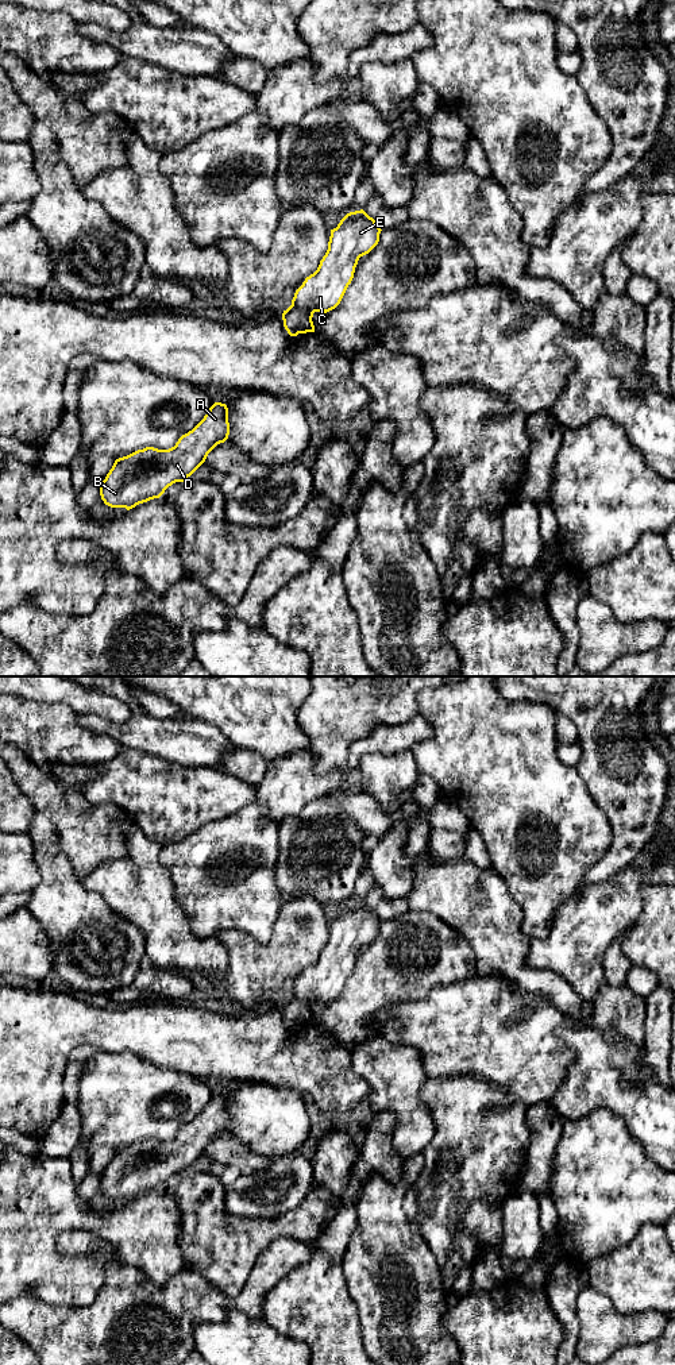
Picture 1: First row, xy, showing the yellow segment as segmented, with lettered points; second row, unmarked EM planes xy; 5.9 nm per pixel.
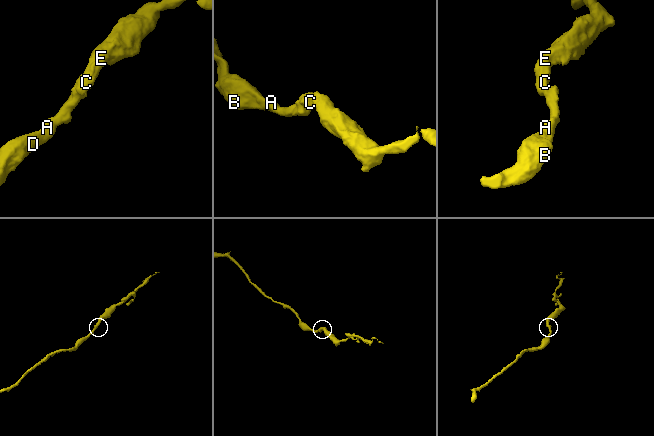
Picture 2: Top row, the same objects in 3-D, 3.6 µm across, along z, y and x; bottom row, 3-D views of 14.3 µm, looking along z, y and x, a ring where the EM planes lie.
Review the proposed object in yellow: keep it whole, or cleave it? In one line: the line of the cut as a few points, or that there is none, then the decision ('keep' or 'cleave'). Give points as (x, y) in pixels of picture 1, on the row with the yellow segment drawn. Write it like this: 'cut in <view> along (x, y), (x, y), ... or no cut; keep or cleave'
no cut; keep

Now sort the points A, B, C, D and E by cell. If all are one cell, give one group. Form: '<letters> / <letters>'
A B C D E

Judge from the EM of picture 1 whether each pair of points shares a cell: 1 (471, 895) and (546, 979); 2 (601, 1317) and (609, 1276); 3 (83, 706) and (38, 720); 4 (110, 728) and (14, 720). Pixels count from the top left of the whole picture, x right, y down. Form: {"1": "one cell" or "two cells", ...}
{"1": "one cell", "2": "two cells", "3": "two cells", "4": "two cells"}

